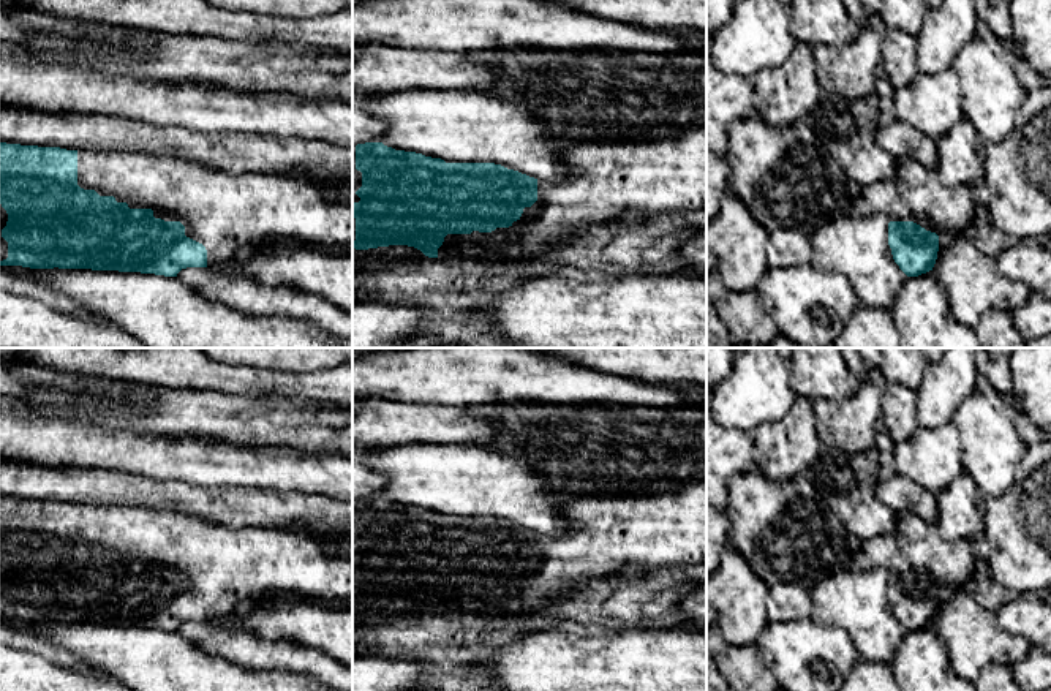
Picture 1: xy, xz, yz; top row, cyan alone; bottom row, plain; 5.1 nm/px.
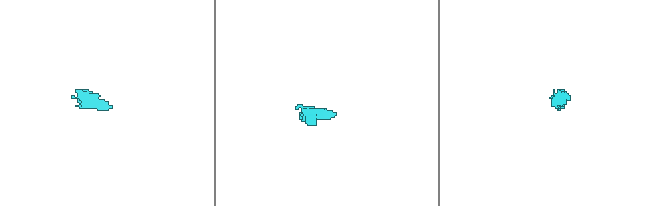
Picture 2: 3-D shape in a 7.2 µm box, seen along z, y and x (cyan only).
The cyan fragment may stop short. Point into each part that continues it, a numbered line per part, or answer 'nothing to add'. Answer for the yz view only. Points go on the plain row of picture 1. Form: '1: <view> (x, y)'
1: yz (915, 547)

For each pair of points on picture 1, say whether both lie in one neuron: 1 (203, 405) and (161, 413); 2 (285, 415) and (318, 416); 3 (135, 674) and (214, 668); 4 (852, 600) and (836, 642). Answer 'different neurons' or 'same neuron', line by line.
1: same neuron
2: same neuron
3: same neuron
4: different neurons

